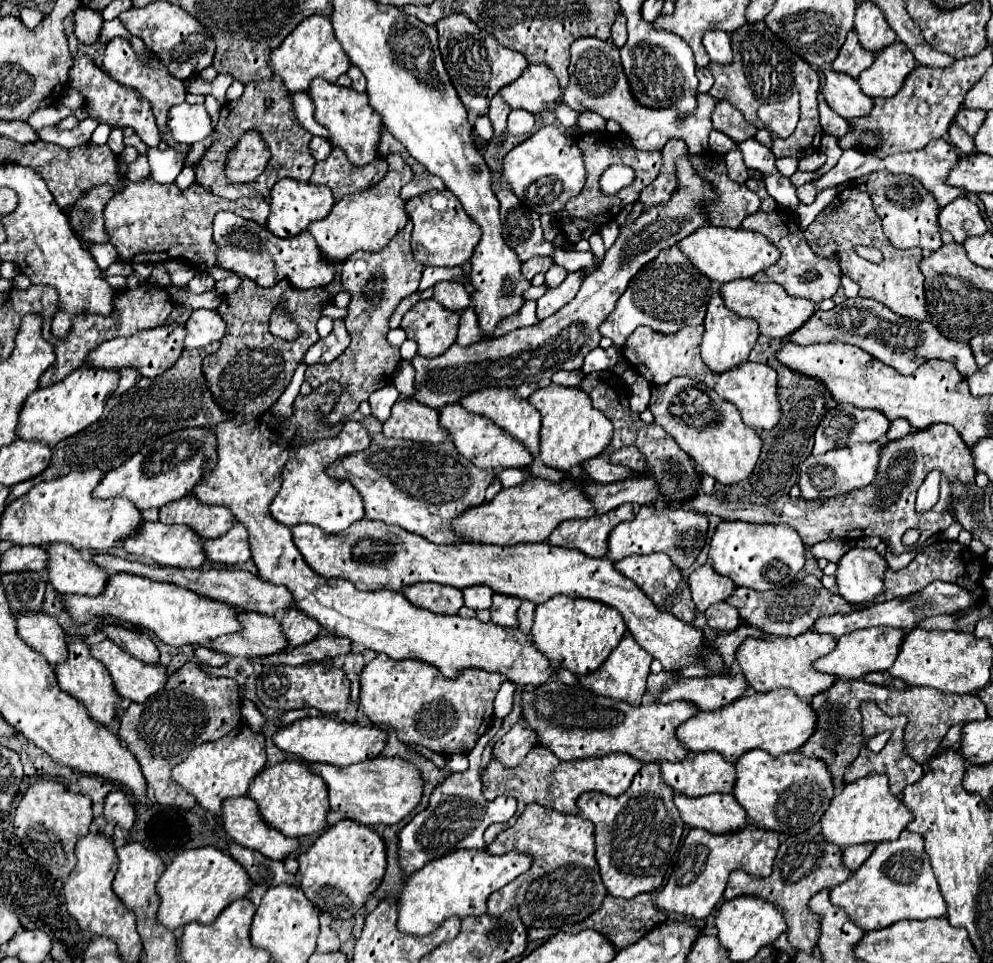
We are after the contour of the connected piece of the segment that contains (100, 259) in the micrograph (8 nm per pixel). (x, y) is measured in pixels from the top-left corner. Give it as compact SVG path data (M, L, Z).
M110 243L91 244L88 250L102 270L107 269L112 263L117 261L117 251Z

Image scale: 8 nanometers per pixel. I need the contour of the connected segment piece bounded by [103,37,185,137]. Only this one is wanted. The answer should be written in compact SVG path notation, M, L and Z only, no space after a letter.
M115 37L115 39L111 39L111 41L107 43L103 67L105 67L105 71L107 71L115 81L123 83L125 87L133 87L135 91L141 93L141 97L145 97L147 101L151 101L153 113L155 113L155 117L157 117L157 127L159 127L159 133L161 133L161 137L163 137L165 127L167 127L167 113L169 113L169 109L171 109L173 105L177 105L177 103L185 97L183 81L175 79L175 77L161 65L161 61L159 61L157 57L153 57L153 61L151 61L149 65L143 65L143 63L135 57L131 45L129 45L125 39L121 39L121 37Z

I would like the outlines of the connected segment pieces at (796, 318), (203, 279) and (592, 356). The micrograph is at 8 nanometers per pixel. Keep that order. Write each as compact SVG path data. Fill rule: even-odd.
M737 279L737 281L721 285L719 293L721 293L725 305L729 305L733 313L757 321L759 333L765 337L777 337L777 339L787 337L797 327L801 327L815 309L815 305L809 299L789 297L785 293L785 289L777 283L757 283L753 279Z
M195 275L191 279L191 283L187 285L187 291L195 293L195 295L201 295L201 293L207 293L207 291L213 291L213 289L215 289L215 279L207 277L207 275Z
M597 347L593 349L587 357L585 357L585 363L581 367L581 371L587 375L587 373L593 373L593 371L605 371L605 369L613 369L617 359L621 355L621 349L617 347L609 347L607 351Z

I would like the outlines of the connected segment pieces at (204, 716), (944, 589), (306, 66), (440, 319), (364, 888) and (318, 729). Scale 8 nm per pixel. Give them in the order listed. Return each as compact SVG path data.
M185 663L175 671L163 689L151 695L145 703L131 703L121 715L121 727L117 731L121 743L137 757L147 785L155 791L155 799L161 805L183 807L185 811L195 805L195 797L181 785L173 783L171 769L179 763L179 757L205 741L215 741L227 735L241 721L241 699L237 695L237 681L229 677L213 677L203 671L199 663Z
M933 581L925 589L909 595L907 599L891 599L885 603L877 603L865 609L855 609L851 613L837 613L837 615L823 615L813 623L813 631L817 633L827 633L833 637L841 637L845 633L851 633L855 629L867 629L867 627L895 627L895 629L915 629L919 621L933 617L933 615L953 615L961 609L969 609L973 605L973 593L969 589L963 589L955 583L945 583L945 581Z
M313 15L313 17L307 17L303 23L299 23L287 35L287 39L277 49L273 49L269 53L269 65L275 75L281 75L287 91L297 93L297 91L307 91L309 83L315 77L321 77L331 83L337 81L339 75L347 73L349 57L345 55L345 51L337 43L337 39L333 35L331 21L321 15Z
M425 299L405 313L401 327L407 339L419 345L421 357L437 357L455 343L459 313L441 309L435 299Z
M341 819L329 827L307 851L297 855L301 889L309 901L333 917L355 915L367 897L377 889L385 873L385 843L369 825Z
M305 717L305 719L297 719L291 725L279 727L271 739L281 751L297 755L299 759L347 767L377 757L385 747L385 737L387 731L381 727L363 727L359 723L335 721L329 717Z

